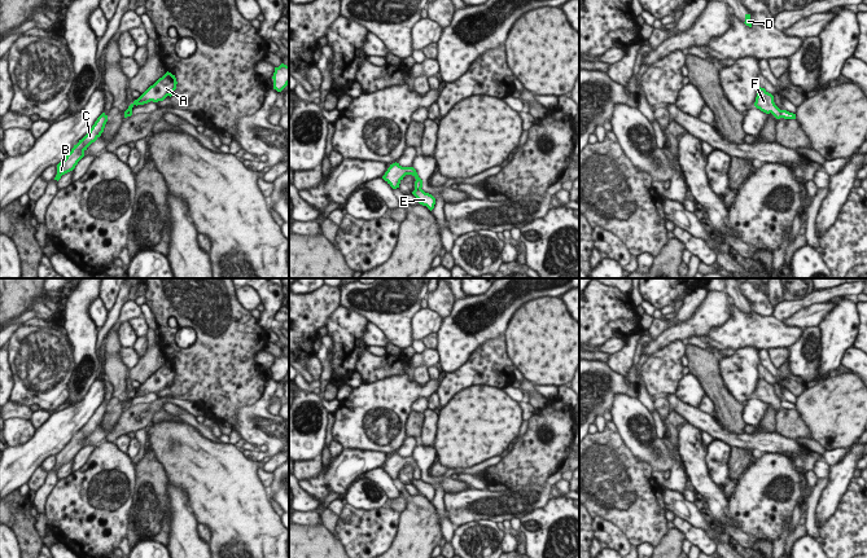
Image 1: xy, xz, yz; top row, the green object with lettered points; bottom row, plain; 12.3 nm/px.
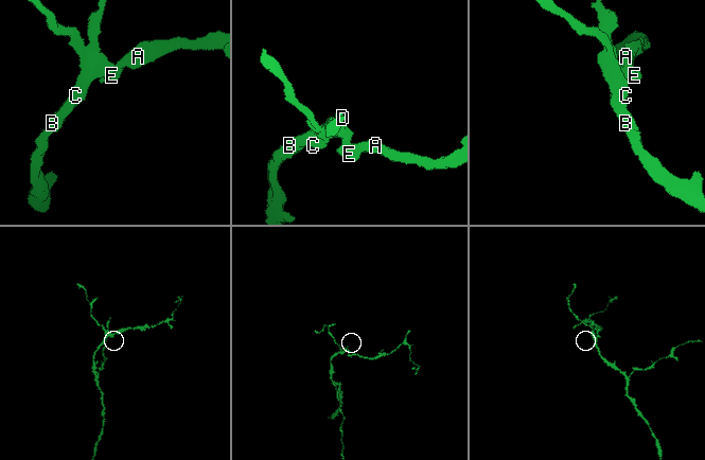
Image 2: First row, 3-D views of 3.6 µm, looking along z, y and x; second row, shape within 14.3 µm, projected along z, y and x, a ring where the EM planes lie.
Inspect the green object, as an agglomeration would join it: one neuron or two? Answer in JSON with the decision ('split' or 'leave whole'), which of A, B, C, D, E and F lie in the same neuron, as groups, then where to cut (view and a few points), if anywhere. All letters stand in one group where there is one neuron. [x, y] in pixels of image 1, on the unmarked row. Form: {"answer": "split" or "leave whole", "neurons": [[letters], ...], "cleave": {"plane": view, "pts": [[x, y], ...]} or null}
{"answer": "split", "neurons": [["A", "E"], ["B", "C", "D", "F"]], "cleave": {"plane": "yz", "pts": [[782, 400], [780, 407]]}}

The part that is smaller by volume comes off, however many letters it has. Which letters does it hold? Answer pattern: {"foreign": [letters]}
{"foreign": ["A", "E"]}

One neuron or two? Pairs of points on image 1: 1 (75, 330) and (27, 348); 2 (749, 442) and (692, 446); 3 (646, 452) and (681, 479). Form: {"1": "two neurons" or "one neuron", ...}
{"1": "two neurons", "2": "two neurons", "3": "two neurons"}

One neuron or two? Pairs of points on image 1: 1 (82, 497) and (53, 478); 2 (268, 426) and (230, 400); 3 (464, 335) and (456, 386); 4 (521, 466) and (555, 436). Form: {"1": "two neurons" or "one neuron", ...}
{"1": "two neurons", "2": "two neurons", "3": "two neurons", "4": "one neuron"}

